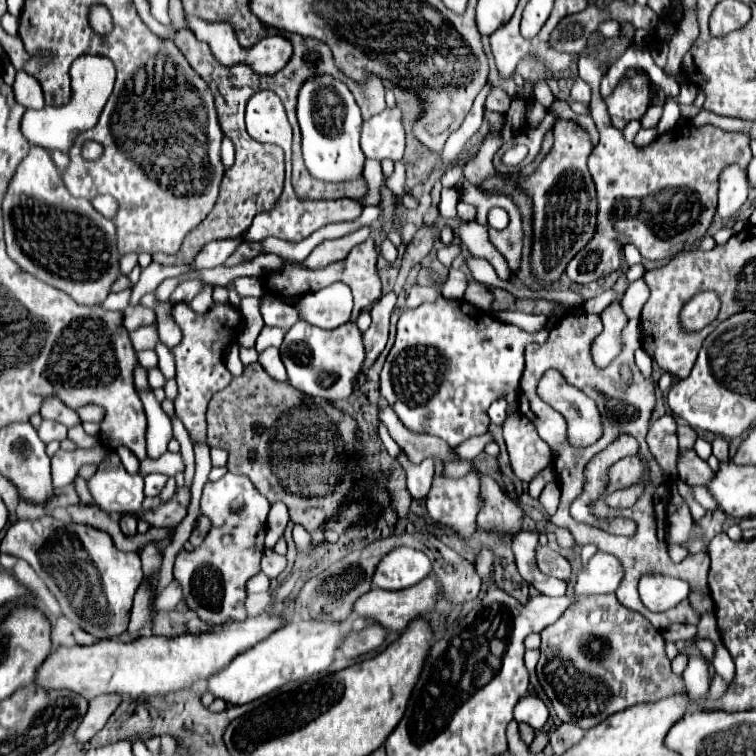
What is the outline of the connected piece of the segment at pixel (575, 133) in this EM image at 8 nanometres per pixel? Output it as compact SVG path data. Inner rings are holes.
M557 120L553 137L551 152L545 156L535 174L521 182L521 186L531 196L535 210L535 242L531 266L539 278L547 280L557 280L571 258L593 238L597 214L595 186L587 170L587 154L593 150L589 134L573 120ZM561 178L565 178L565 184Z

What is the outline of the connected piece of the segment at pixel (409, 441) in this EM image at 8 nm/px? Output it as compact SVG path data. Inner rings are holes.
M379 404L379 422L387 426L389 436L407 452L407 456L411 458L413 464L419 464L423 458L439 458L443 462L449 462L453 458L457 458L451 448L447 446L447 442L443 442L441 438L429 436L429 434L419 434L419 432L411 432L403 426L403 422L399 422L397 414L389 408L389 404Z

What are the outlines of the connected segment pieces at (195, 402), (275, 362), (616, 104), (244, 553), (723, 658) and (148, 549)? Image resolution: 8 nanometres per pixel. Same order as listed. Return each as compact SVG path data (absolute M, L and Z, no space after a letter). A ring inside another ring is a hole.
M187 302L173 306L173 320L183 332L183 340L179 346L173 348L175 364L177 364L177 398L175 398L175 414L181 418L185 428L189 430L191 440L205 442L205 410L211 400L211 396L231 382L231 372L225 366L225 350L237 340L239 336L239 324L241 324L241 312L230 303L214 303L209 312L197 314Z
M267 348L259 354L259 364L265 368L265 372L279 380L279 382L285 382L287 380L287 374L285 374L285 366L281 362L281 356L279 356L279 350L277 348Z
M635 76L633 80L619 82L611 95L605 98L605 104L612 125L623 130L631 120L641 120L649 108L649 82L645 76Z
M227 472L217 482L207 482L201 496L201 514L205 514L211 520L211 530L205 536L203 544L193 548L191 552L179 552L175 562L175 580L179 582L183 590L183 602L193 610L203 622L207 624L223 624L225 620L243 620L245 614L245 582L259 572L259 560L261 560L261 544L259 536L265 530L269 512L269 502L255 490L251 480L247 476L237 476Z
M717 646L717 652L715 652L715 660L713 660L713 668L715 672L727 682L731 684L733 678L735 678L735 664L727 652L725 646Z
M147 544L145 548L139 550L139 556L143 560L143 572L147 574L157 574L159 566L161 566L161 554L157 552L157 548L153 544Z

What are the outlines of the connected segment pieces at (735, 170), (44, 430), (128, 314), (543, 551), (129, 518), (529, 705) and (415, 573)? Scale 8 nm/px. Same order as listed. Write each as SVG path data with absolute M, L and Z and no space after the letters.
M727 166L719 176L719 206L717 206L717 218L729 220L733 214L739 212L739 208L745 204L749 194L747 184L747 172L739 166Z
M43 420L37 432L39 432L39 438L41 438L43 442L65 440L65 436L67 436L67 426L63 426L61 422L55 422L55 420Z
M127 306L123 310L123 328L127 332L133 332L137 330L139 326L147 326L147 324L153 324L155 322L155 312L145 308L145 306Z
M537 546L537 564L539 570L547 576L554 576L561 580L568 580L571 575L570 563L557 552L553 552L549 546Z
M123 514L125 518L121 518L121 522L119 522L119 526L121 526L121 530L127 534L127 536L135 536L135 532L137 532L137 518L135 518L135 514Z
M525 696L515 706L515 720L529 724L533 730L541 730L547 718L549 718L547 706L535 696Z
M401 546L391 550L379 562L373 576L373 586L385 588L385 590L403 590L427 578L431 570L433 570L433 564L423 552Z

